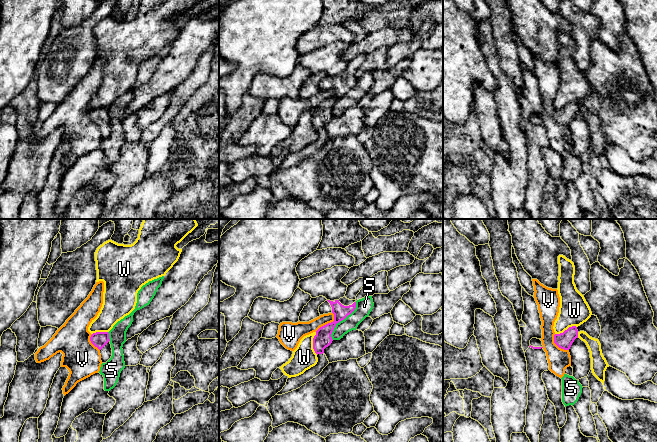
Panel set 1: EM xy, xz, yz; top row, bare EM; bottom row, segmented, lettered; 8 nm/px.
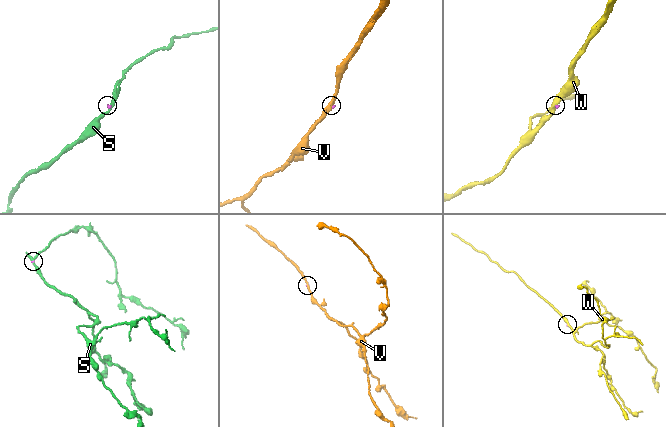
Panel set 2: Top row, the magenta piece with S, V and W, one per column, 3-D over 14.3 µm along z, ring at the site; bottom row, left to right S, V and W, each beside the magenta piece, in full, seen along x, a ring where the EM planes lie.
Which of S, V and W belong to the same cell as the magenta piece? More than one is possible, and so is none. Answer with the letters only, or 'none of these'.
none of these

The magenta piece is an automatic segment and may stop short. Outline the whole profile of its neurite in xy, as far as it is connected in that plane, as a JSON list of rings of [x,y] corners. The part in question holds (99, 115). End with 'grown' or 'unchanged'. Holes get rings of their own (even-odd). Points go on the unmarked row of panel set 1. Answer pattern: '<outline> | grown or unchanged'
[[[96,108],[90,113],[91,119],[100,126],[101,137],[106,139],[112,132],[112,124],[108,108]]] | grown

